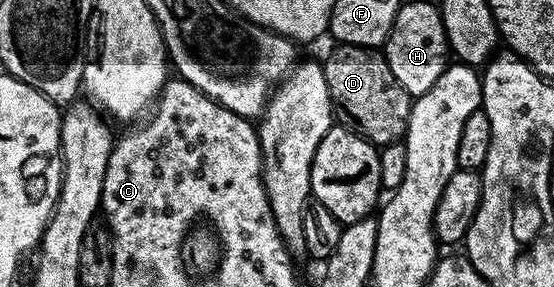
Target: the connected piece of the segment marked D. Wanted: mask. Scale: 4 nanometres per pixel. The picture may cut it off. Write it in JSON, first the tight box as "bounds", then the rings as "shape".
{"bounds":[321,44,412,147],"shape":[[[336,44],[334,46],[335,50],[328,55],[327,58],[322,58],[321,64],[323,70],[325,71],[325,83],[329,83],[329,99],[331,100],[331,111],[334,120],[338,122],[340,126],[344,129],[351,129],[354,133],[359,133],[366,139],[366,141],[371,142],[372,145],[376,147],[382,147],[385,145],[396,144],[406,134],[407,124],[411,118],[411,103],[412,96],[410,93],[405,91],[405,87],[401,87],[401,83],[397,83],[397,75],[393,75],[393,71],[389,67],[386,56],[378,48],[368,47],[366,45],[340,45]]]}

